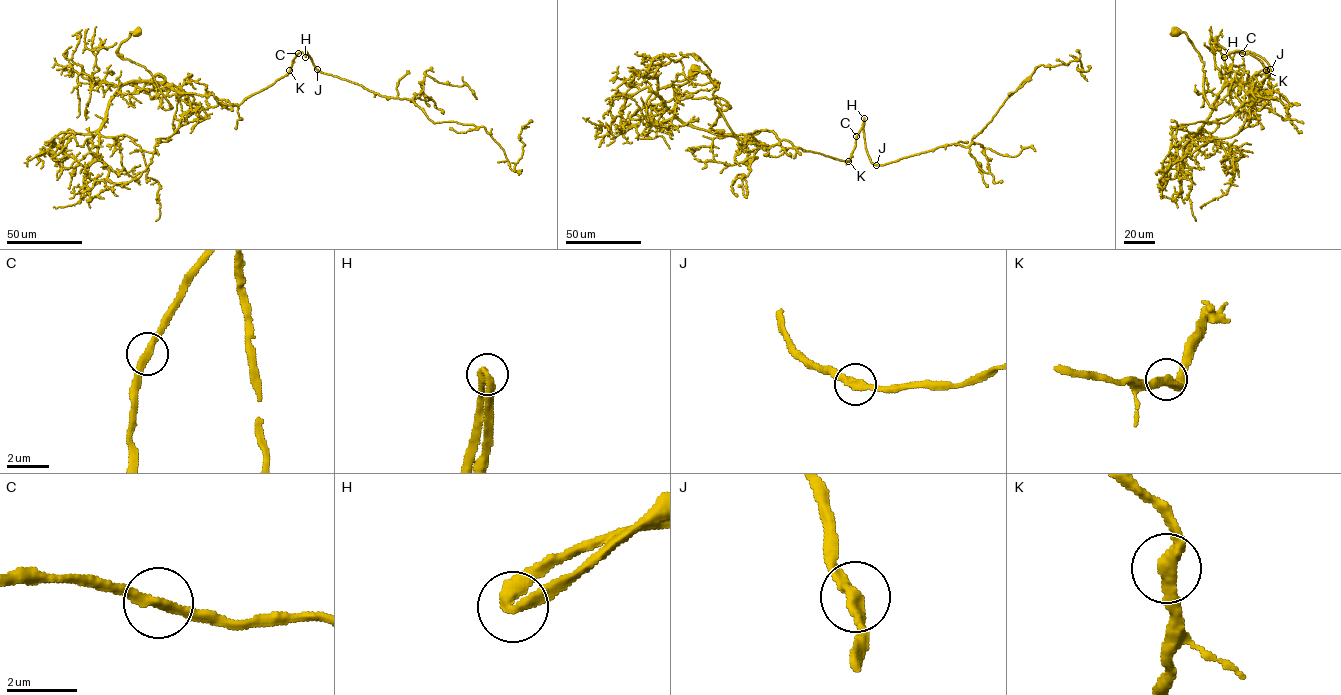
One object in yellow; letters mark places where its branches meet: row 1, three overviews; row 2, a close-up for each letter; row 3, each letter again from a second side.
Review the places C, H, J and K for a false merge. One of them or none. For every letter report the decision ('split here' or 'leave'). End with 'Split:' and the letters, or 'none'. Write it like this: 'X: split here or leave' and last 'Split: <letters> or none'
C: leave
H: leave
J: leave
K: leave
Split: none

